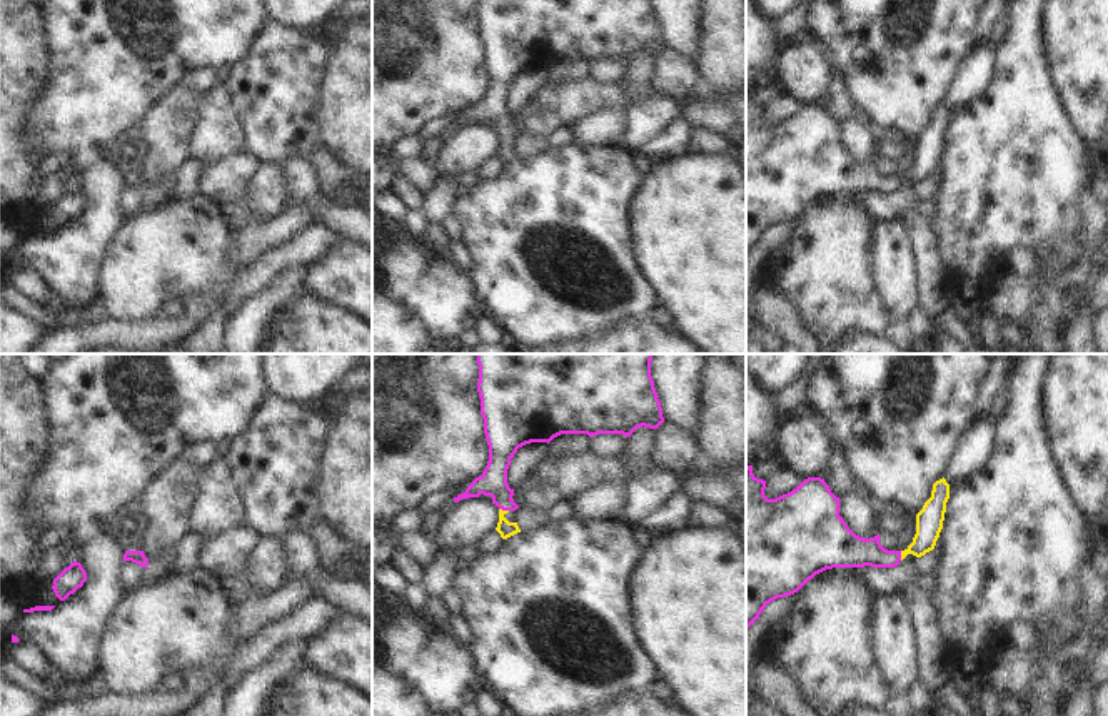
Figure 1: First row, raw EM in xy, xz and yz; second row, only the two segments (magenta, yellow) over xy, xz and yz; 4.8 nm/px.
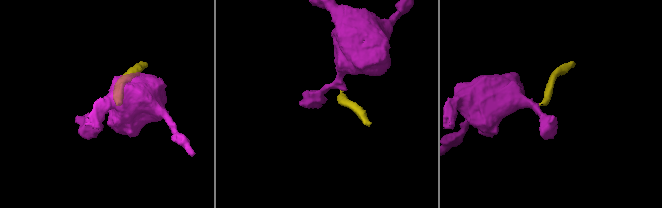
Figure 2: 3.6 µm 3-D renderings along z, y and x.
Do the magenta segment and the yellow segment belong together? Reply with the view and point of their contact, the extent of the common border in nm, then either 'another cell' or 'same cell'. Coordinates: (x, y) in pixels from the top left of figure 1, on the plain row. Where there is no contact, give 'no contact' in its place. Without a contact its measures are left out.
xz (504, 136) | 50 nm | same cell

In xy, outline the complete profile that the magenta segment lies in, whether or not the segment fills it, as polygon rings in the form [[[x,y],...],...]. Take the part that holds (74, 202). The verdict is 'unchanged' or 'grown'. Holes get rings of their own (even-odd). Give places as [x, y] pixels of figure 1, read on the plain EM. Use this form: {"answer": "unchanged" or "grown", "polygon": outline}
{"answer": "unchanged", "polygon": [[[73,187],[53,205],[53,219],[60,227],[65,227],[87,207],[87,199],[80,189]]]}

